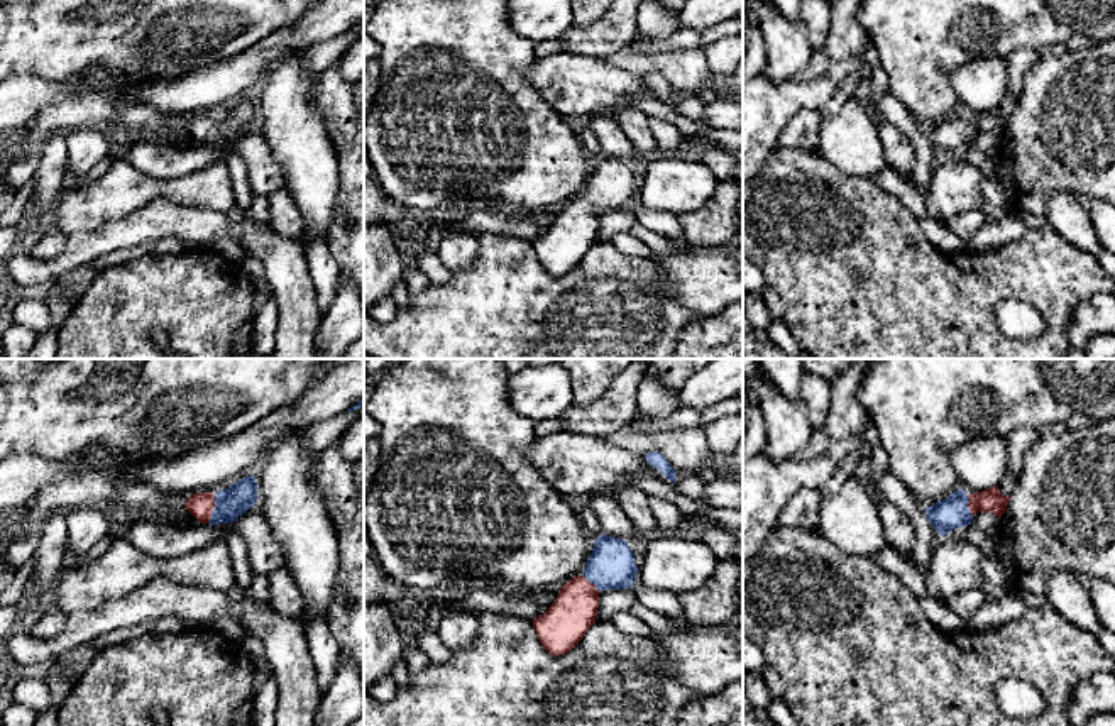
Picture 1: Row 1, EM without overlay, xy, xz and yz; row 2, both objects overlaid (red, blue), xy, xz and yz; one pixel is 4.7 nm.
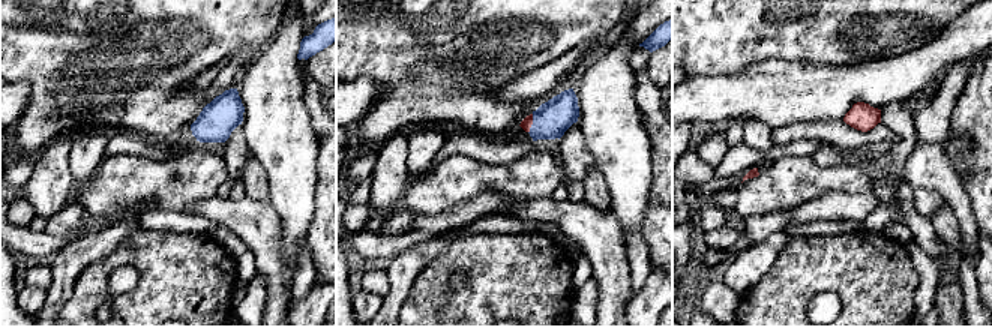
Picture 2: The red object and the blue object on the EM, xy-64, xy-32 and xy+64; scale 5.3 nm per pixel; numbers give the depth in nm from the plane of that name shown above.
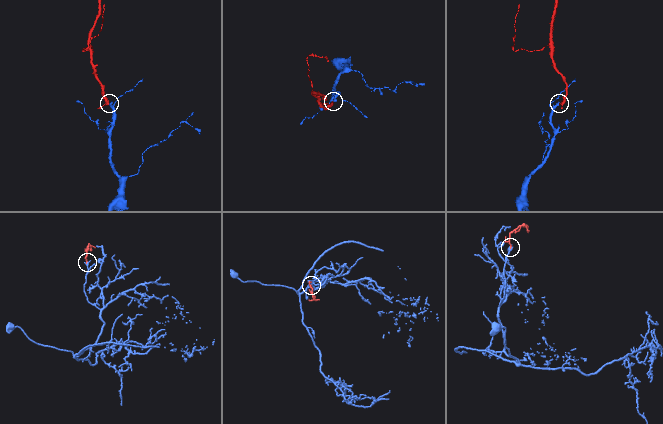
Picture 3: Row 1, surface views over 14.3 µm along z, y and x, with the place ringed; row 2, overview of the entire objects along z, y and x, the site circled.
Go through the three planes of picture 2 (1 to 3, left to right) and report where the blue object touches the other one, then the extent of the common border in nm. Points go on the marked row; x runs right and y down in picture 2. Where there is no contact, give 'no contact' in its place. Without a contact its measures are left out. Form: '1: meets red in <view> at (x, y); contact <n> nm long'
1: no contact
2: meets red in xy-32 at (532, 123); contact 110 nm long
3: no contact

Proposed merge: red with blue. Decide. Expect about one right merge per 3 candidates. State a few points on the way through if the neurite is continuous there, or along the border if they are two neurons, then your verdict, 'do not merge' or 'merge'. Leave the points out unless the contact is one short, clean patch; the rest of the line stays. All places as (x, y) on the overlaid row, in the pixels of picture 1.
runs through xy (200, 505), (212, 508), (230, 503); merge

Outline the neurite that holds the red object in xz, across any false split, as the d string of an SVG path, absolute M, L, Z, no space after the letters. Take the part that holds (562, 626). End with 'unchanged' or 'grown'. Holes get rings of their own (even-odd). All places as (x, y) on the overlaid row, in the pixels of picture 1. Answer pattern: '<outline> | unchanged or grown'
M596 538L584 574L563 584L548 611L531 621L543 648L555 657L568 653L596 623L599 592L631 587L636 572L626 540Z | grown

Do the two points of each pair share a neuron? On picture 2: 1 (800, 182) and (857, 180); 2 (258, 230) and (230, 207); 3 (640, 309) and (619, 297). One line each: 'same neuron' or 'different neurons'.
1: same neuron
2: same neuron
3: different neurons

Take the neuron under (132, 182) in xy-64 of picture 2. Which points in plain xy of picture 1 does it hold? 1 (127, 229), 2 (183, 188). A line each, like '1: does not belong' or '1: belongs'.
1: does not belong
2: belongs

